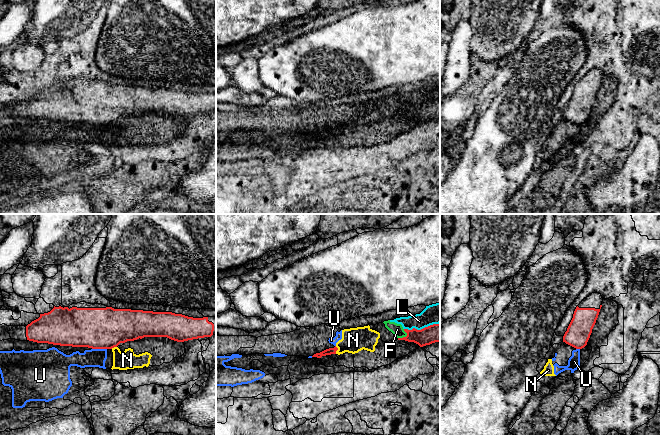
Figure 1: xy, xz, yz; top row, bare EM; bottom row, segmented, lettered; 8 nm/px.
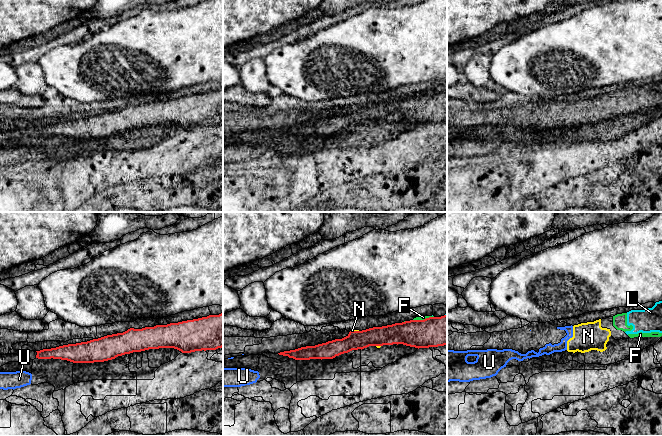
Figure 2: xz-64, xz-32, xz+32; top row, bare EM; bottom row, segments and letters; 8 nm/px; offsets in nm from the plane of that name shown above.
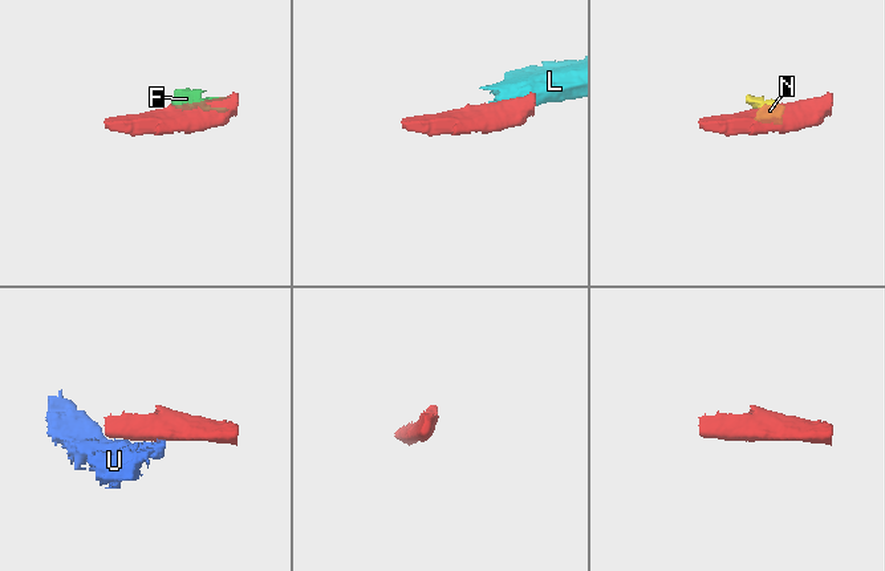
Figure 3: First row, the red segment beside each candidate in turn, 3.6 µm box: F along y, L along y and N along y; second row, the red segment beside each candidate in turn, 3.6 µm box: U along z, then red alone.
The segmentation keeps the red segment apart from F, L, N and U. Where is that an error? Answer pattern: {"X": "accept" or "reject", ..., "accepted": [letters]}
{"F": "reject", "L": "reject", "N": "reject", "U": "reject", "accepted": []}

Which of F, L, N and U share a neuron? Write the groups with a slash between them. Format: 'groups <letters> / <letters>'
groups F N / L U

